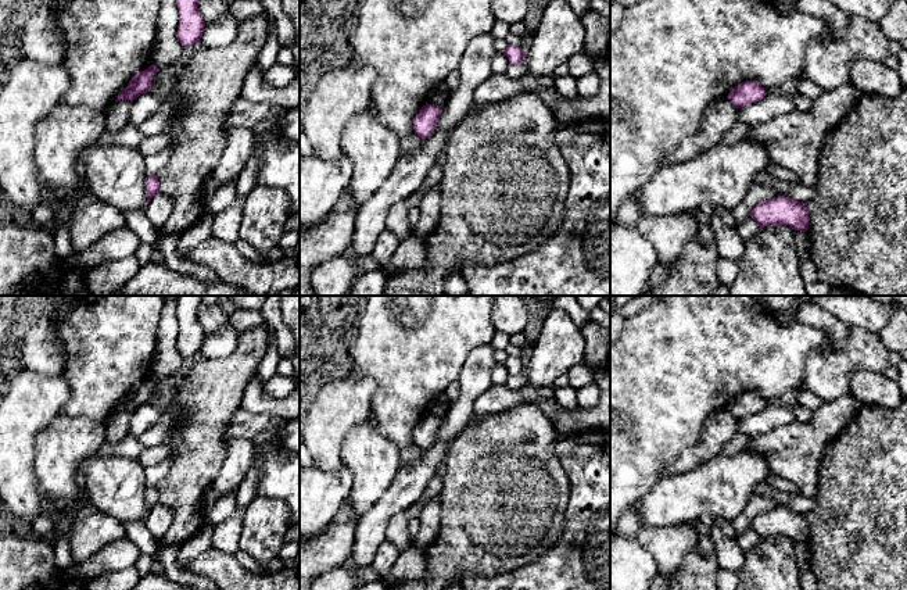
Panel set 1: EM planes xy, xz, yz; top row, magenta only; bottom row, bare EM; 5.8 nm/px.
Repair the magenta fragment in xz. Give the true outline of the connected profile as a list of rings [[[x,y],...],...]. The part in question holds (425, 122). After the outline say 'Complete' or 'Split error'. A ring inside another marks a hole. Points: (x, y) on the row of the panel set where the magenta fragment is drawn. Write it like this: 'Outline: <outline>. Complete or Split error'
Outline: [[[423,106],[413,119],[413,129],[416,136],[419,136],[420,139],[430,136],[435,130],[441,111],[442,106]]]. Complete

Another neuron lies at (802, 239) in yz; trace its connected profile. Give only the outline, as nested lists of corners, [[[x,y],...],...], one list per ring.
[[[793,229],[793,236],[795,236],[796,250],[797,250],[797,255],[799,255],[800,262],[803,262],[806,260],[810,260],[811,258],[811,253],[810,253],[810,237],[809,237],[809,233]]]

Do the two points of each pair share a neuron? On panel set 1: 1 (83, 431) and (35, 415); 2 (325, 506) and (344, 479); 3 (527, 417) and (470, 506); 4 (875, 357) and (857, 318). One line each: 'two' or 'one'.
1: two
2: one
3: one
4: two

